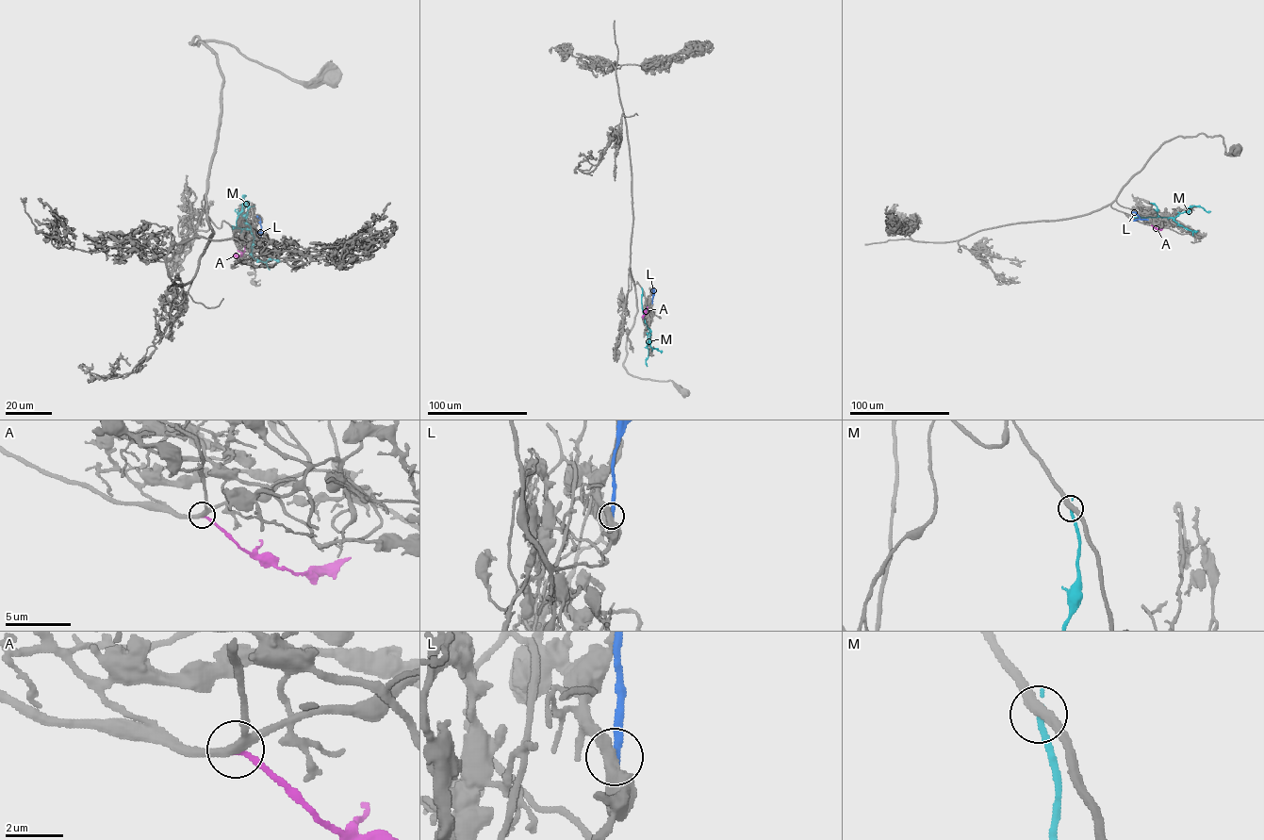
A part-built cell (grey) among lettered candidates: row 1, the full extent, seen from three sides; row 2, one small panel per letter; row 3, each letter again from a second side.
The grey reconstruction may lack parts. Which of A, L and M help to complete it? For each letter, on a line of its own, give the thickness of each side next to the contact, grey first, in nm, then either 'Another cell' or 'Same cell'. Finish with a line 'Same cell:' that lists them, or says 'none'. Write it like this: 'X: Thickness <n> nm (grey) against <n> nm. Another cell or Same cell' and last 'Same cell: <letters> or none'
A: Thickness 300 nm (grey) against 200 nm. Another cell
L: Thickness 400 nm (grey) against 320 nm. Another cell
M: Thickness 340 nm (grey) against 240 nm. Another cell
Same cell: none

